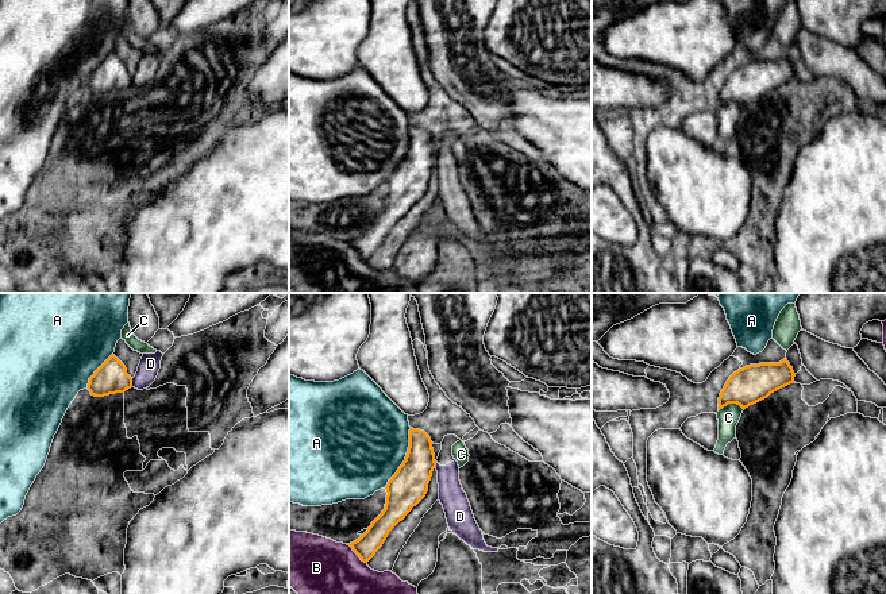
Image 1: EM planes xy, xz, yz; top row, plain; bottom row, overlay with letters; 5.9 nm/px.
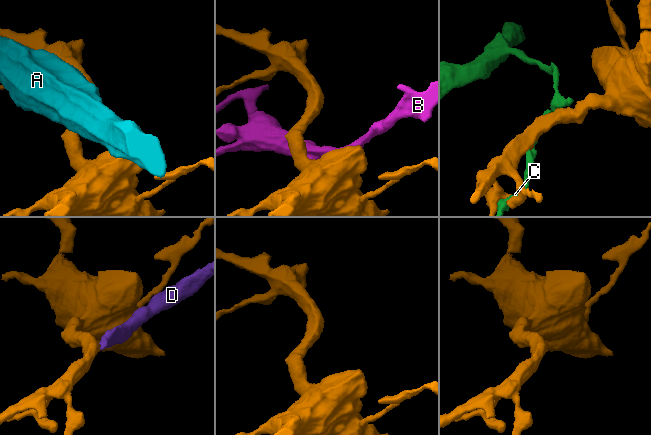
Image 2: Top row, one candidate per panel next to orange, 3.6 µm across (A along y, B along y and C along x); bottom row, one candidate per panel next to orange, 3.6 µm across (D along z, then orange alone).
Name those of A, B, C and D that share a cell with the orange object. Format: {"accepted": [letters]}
{"accepted": []}

